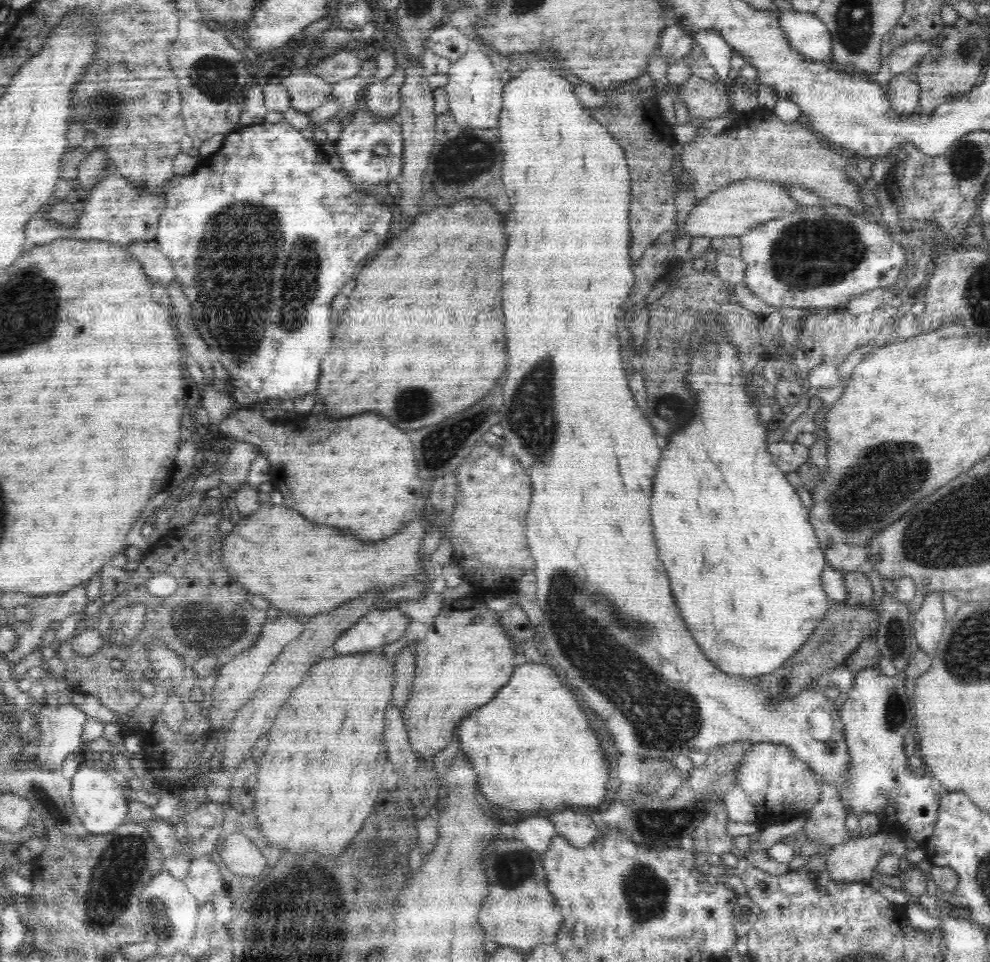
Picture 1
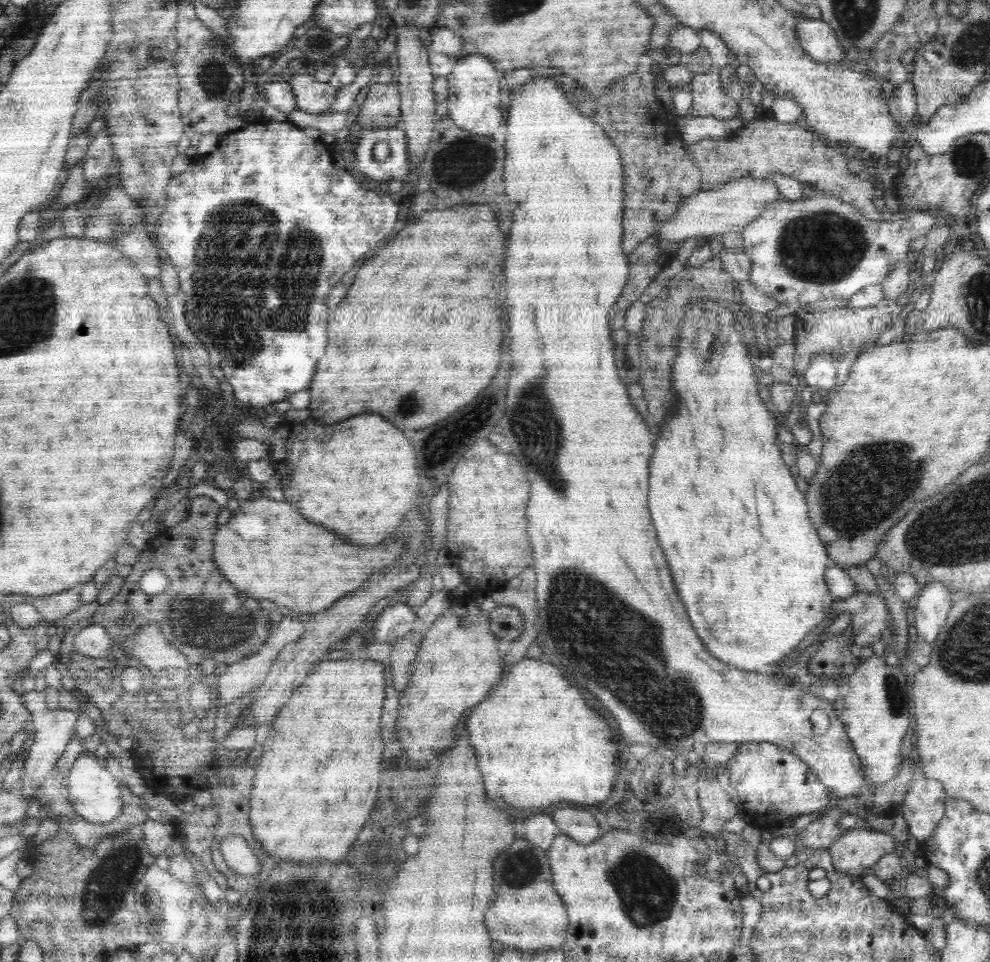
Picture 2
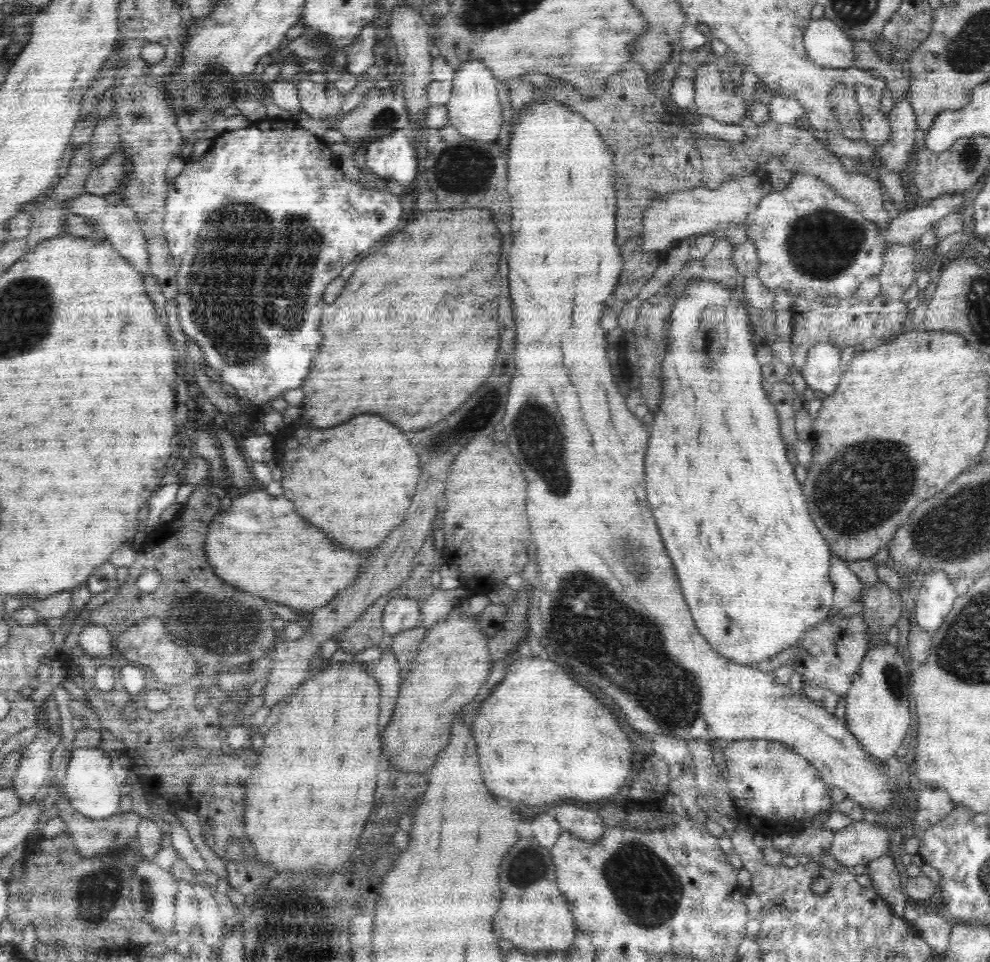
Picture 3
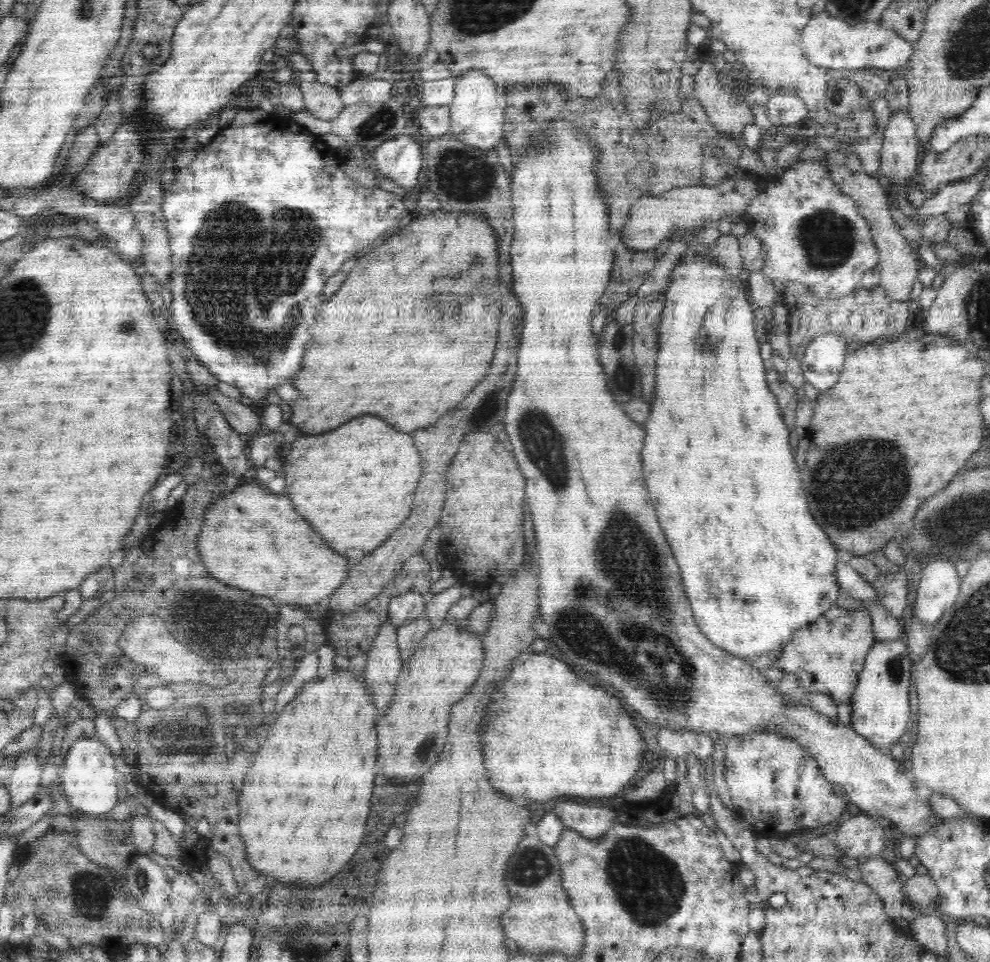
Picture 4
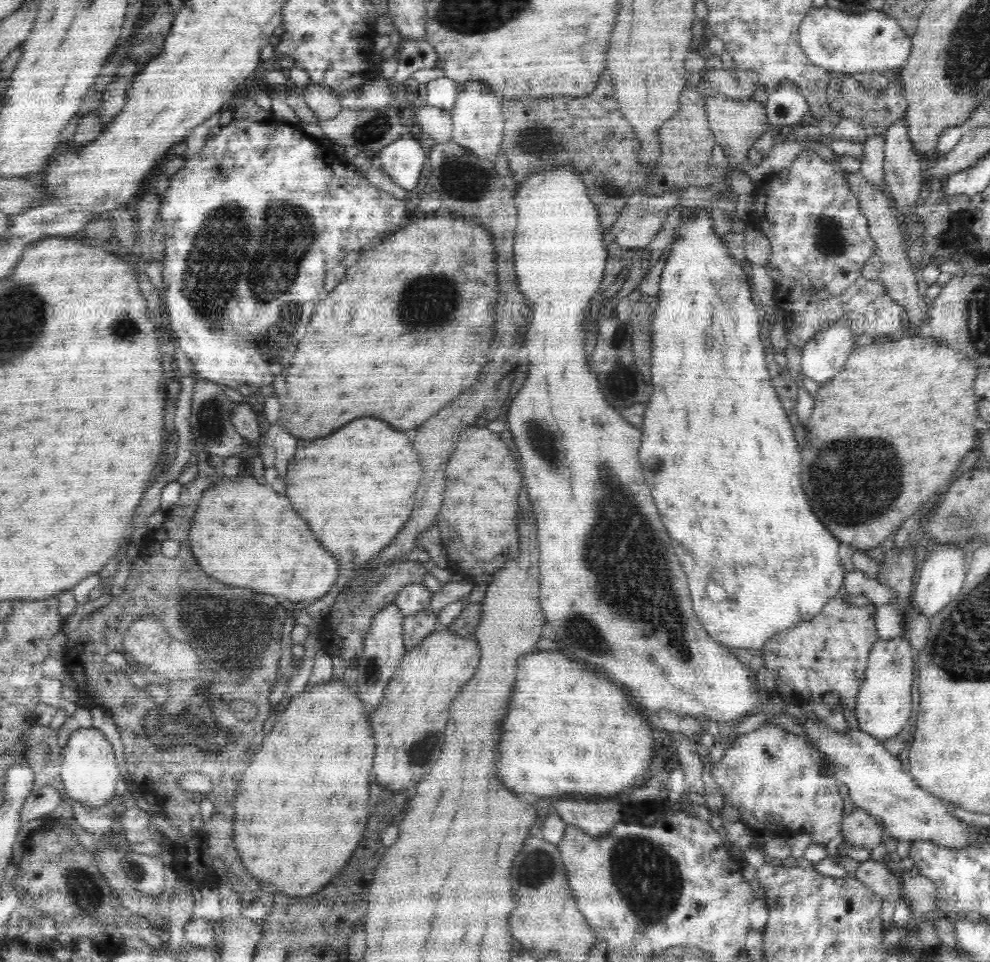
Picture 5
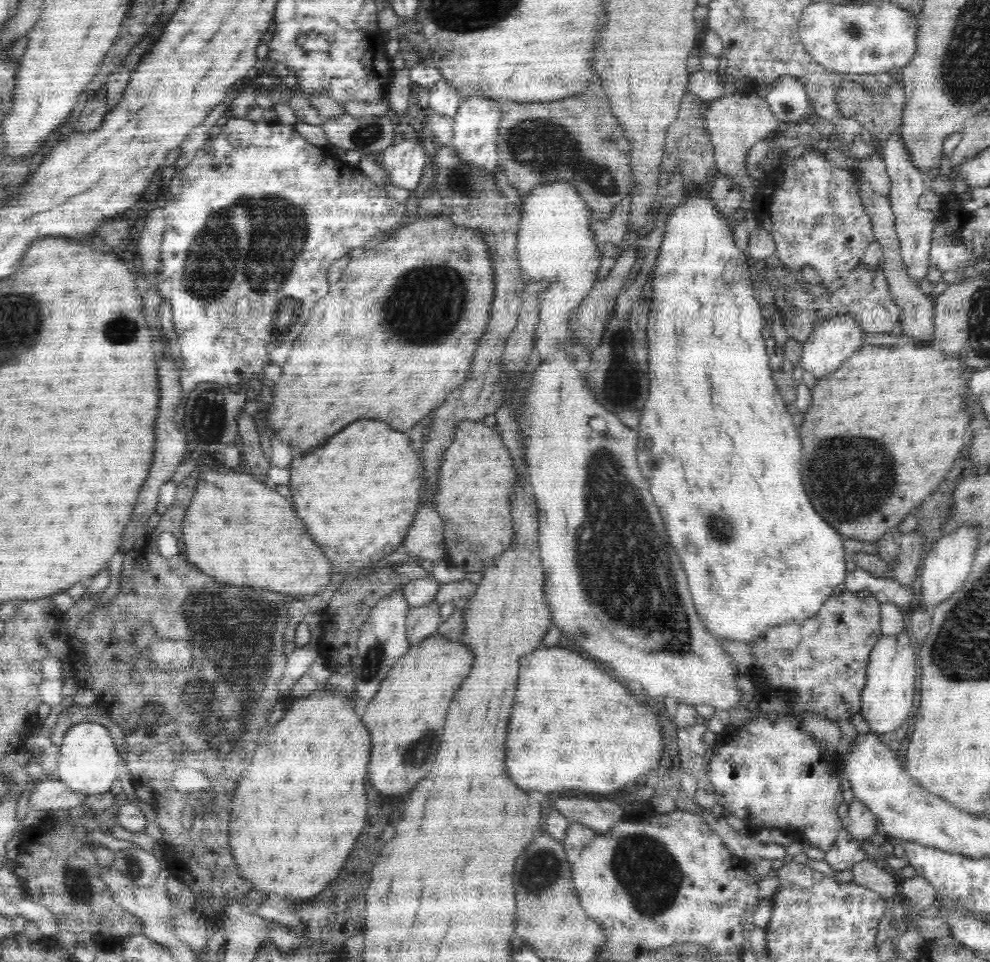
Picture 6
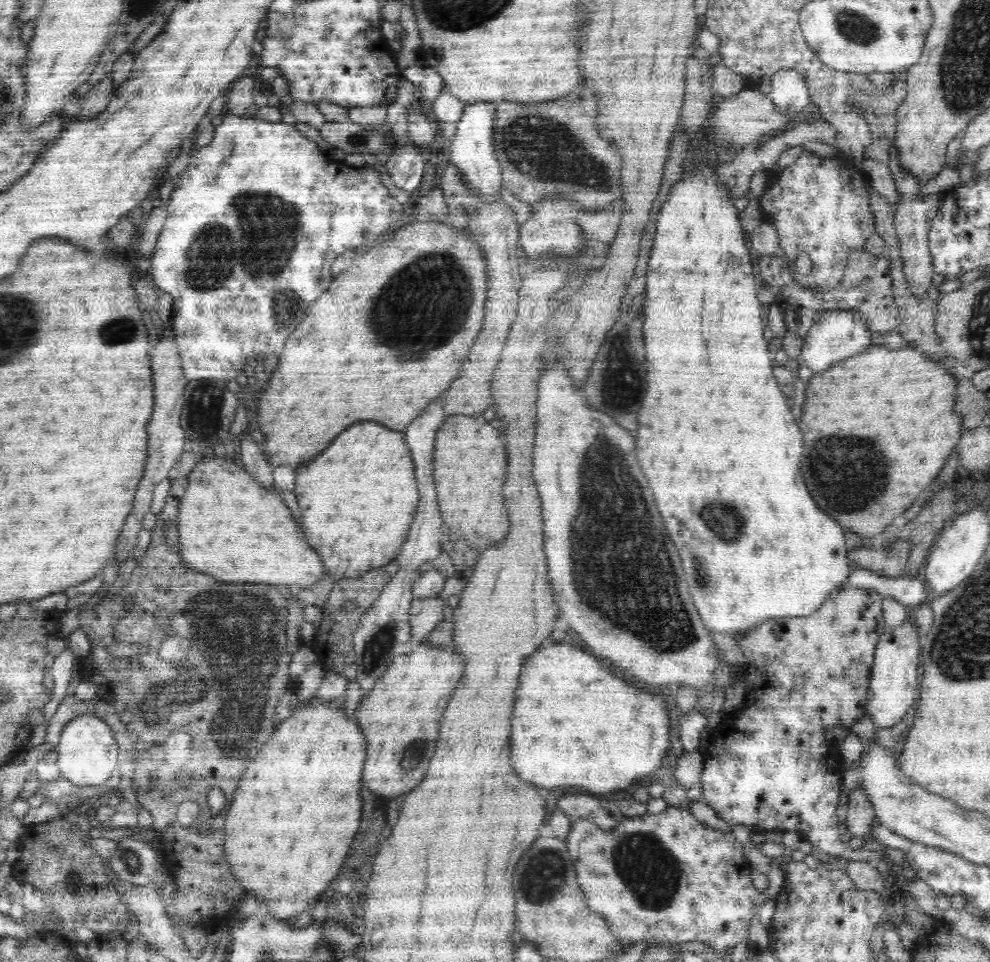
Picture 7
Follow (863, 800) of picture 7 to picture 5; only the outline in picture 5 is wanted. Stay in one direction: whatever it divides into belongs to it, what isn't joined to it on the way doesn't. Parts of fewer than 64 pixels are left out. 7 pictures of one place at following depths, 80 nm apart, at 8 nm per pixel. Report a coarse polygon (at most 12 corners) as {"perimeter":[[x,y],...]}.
{"perimeter":[[858,807],[844,818],[843,842],[871,851],[888,842],[878,818]]}

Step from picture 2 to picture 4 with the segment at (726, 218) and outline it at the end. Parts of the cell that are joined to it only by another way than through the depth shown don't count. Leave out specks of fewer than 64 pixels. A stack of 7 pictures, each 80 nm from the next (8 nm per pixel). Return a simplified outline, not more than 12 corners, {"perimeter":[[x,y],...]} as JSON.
{"perimeter":[[741,173],[638,198],[620,232],[636,250],[674,230],[742,216],[760,194]]}

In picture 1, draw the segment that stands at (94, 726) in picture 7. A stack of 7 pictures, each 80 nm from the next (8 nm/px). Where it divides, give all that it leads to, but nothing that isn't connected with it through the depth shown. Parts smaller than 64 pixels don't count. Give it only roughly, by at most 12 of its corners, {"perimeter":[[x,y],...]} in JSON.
{"perimeter":[[102,769],[71,780],[75,815],[90,835],[126,823],[127,799]]}

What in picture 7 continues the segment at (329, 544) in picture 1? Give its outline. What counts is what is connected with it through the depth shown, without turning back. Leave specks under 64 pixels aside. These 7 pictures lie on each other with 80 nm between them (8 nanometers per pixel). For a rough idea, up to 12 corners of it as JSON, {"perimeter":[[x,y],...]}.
{"perimeter":[[203,458],[178,506],[180,556],[222,582],[324,578],[278,496]]}

